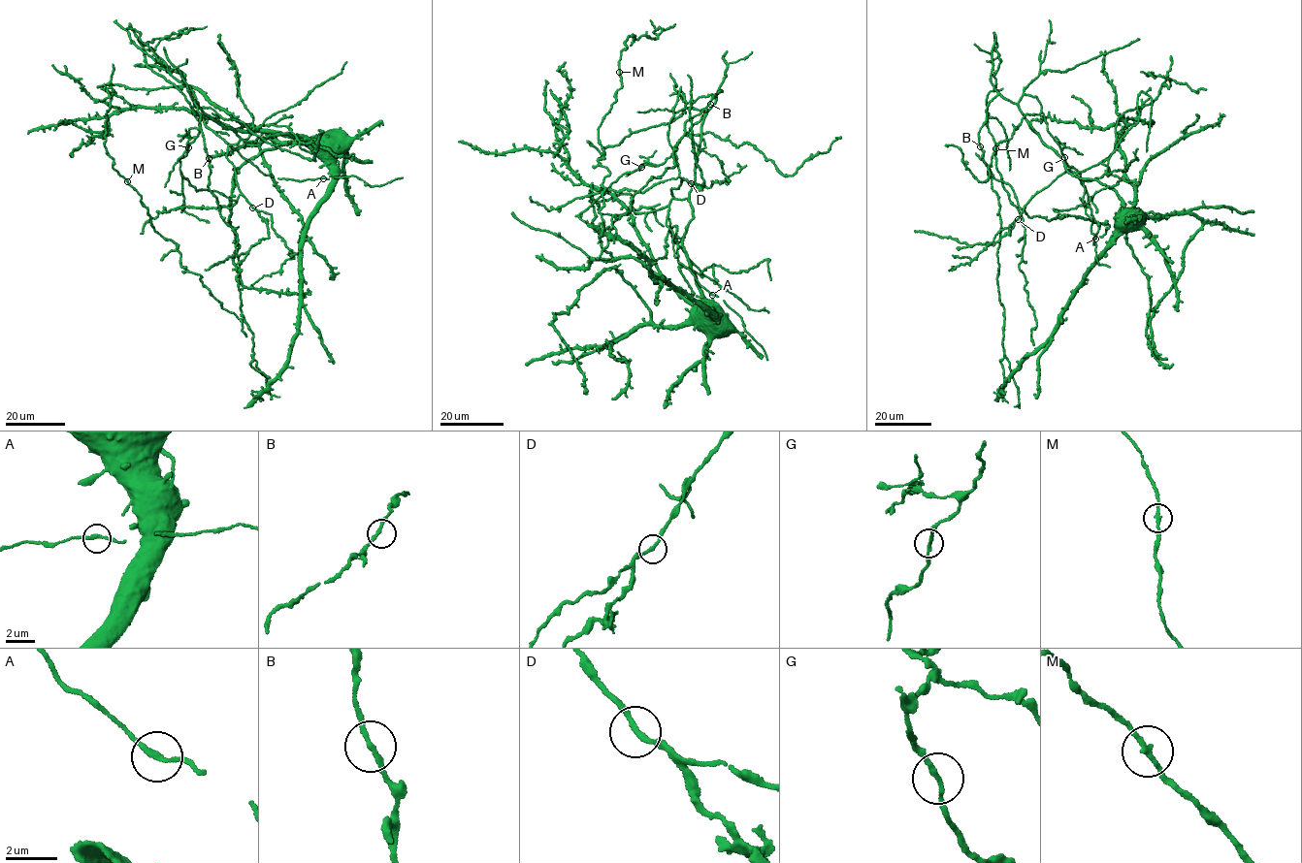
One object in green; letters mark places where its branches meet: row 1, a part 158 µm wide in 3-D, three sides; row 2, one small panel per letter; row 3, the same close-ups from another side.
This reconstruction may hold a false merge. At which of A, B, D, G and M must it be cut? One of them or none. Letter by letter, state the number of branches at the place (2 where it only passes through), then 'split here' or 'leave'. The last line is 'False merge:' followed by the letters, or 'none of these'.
A: 2 | leave
B: 2 | leave
D: 2 | leave
G: 2 | leave
M: 2 | leave
False merge: none of these

